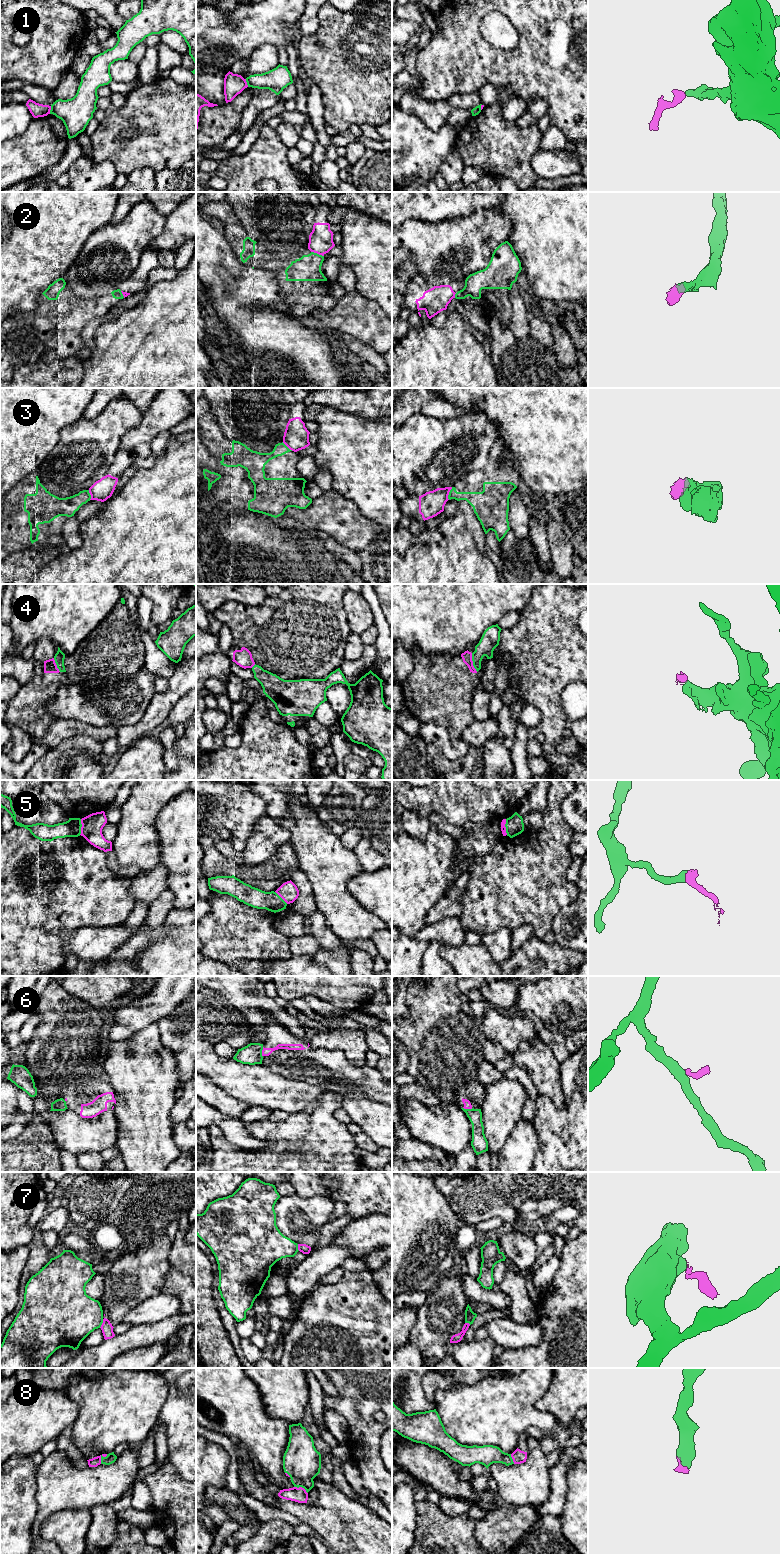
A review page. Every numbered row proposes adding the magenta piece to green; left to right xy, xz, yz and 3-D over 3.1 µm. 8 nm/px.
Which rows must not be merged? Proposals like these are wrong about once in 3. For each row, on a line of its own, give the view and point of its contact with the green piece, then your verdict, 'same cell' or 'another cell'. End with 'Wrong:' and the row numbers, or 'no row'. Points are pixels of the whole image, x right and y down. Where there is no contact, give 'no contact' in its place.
1: meets green in xy at (50, 110); another cell
2: meets green in xz at (317, 254); another cell
3: meets green in yz at (449, 493); another cell
4: meets green in yz at (473, 662); another cell
5: meets green in xy at (81, 826); another cell
6: meets green in xz at (261, 1052); another cell
7: meets green in xy at (102, 1322); another cell
8: meets green in xy at (101, 1457); same cell
Wrong: 1, 2, 3, 4, 5, 6, 7

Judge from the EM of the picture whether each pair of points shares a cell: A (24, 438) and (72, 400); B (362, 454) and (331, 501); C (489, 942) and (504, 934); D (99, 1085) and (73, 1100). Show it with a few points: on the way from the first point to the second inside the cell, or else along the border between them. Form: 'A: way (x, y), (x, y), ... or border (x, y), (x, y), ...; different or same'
A: way (36, 429), (42, 429), (60, 411); same
B: border (332, 488), (346, 498), (351, 499), (357, 505); different
C: way (493, 942), (500, 938); same
D: way (92, 1093), (91, 1098), (81, 1098); same

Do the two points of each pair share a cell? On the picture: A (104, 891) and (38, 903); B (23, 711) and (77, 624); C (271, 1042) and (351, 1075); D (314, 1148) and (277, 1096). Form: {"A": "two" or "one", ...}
{"A": "one", "B": "two", "C": "one", "D": "two"}

